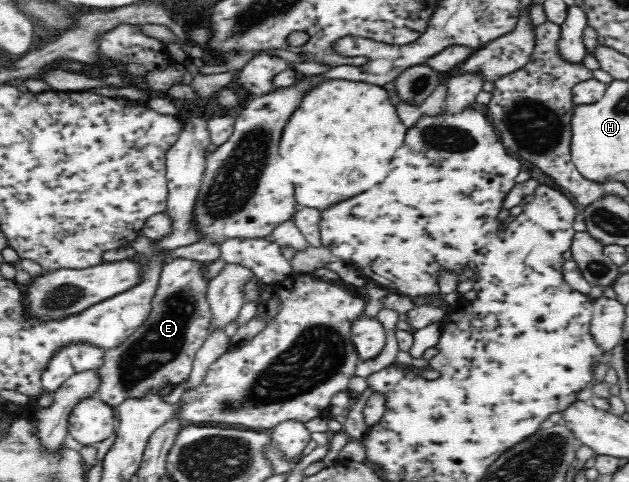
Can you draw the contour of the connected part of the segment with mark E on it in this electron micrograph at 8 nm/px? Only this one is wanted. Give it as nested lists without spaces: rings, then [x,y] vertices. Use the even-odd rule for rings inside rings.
[[[177,260],[165,263],[160,270],[158,287],[151,304],[151,312],[147,320],[135,330],[119,348],[111,348],[104,352],[102,365],[98,368],[103,375],[103,382],[99,386],[99,396],[103,402],[111,407],[121,406],[125,400],[141,400],[149,396],[166,384],[179,384],[189,378],[193,360],[197,350],[208,338],[208,324],[211,320],[211,311],[207,300],[207,282],[202,278],[202,268],[205,263],[194,260]]]

